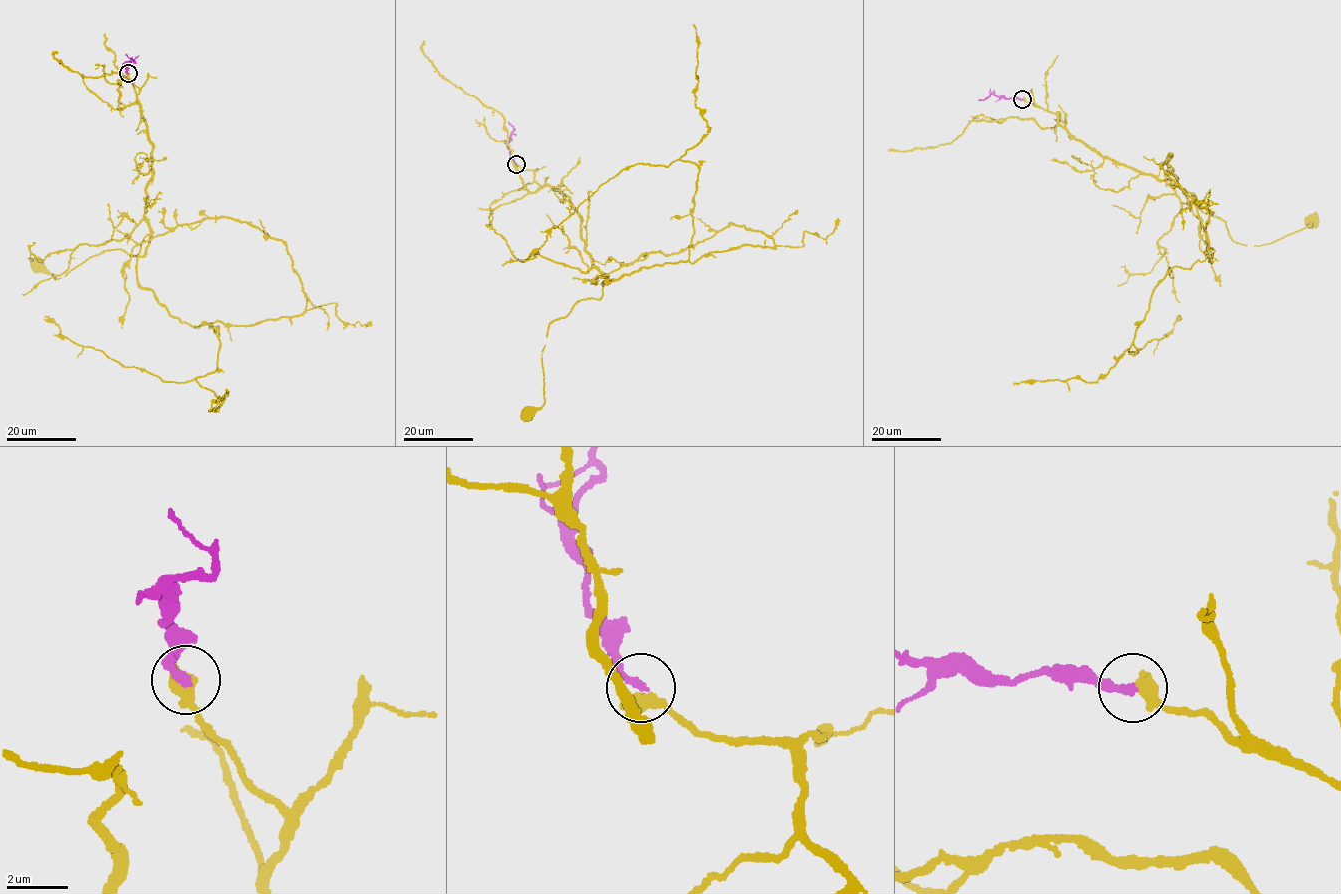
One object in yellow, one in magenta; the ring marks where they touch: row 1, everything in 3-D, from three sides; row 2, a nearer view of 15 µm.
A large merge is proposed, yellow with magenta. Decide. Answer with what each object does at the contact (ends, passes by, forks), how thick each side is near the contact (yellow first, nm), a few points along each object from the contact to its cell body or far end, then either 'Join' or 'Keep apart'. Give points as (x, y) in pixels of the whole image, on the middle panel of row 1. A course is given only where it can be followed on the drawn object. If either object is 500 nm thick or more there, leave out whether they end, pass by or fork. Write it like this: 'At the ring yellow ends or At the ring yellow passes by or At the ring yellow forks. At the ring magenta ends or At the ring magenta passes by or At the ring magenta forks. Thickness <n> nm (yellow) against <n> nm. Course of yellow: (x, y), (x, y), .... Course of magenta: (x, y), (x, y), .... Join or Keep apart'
Thickness 600 nm (yellow) against 260 nm. Course of yellow: (516, 164), (568, 198), (586, 253), (606, 282), (599, 299), (582, 299), (549, 325), (544, 404), (527, 414). Course of magenta: (516, 164), (510, 154), (508, 142), (513, 128), (508, 122). Keep apart

